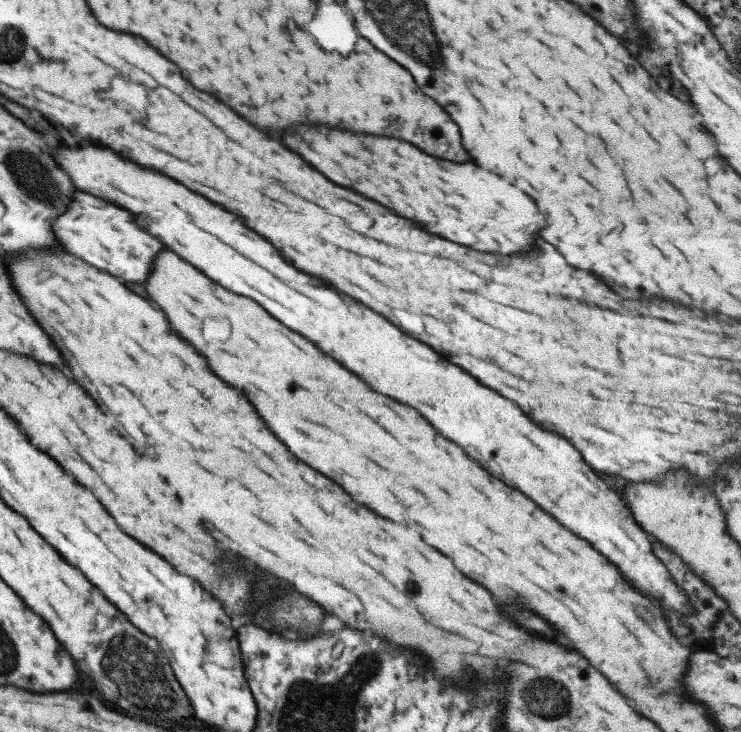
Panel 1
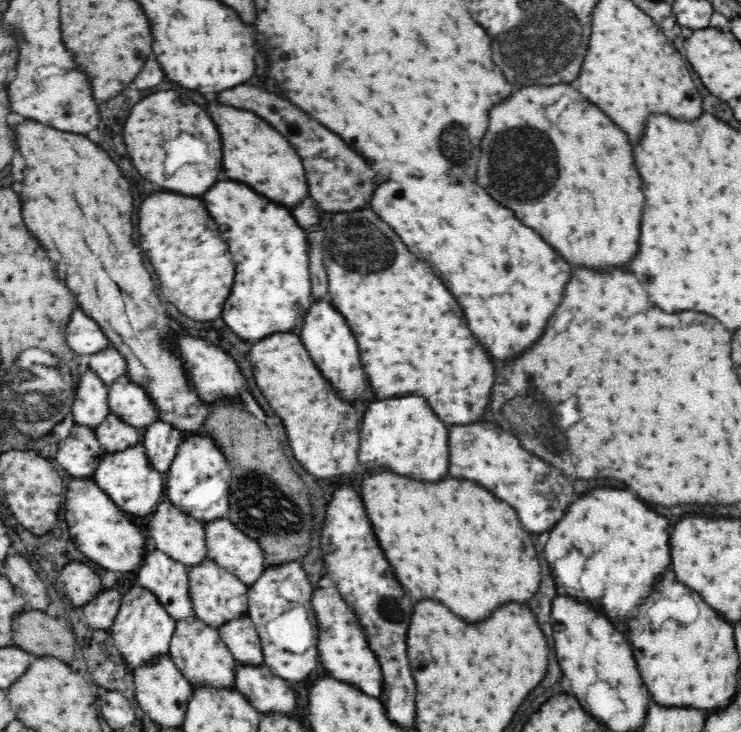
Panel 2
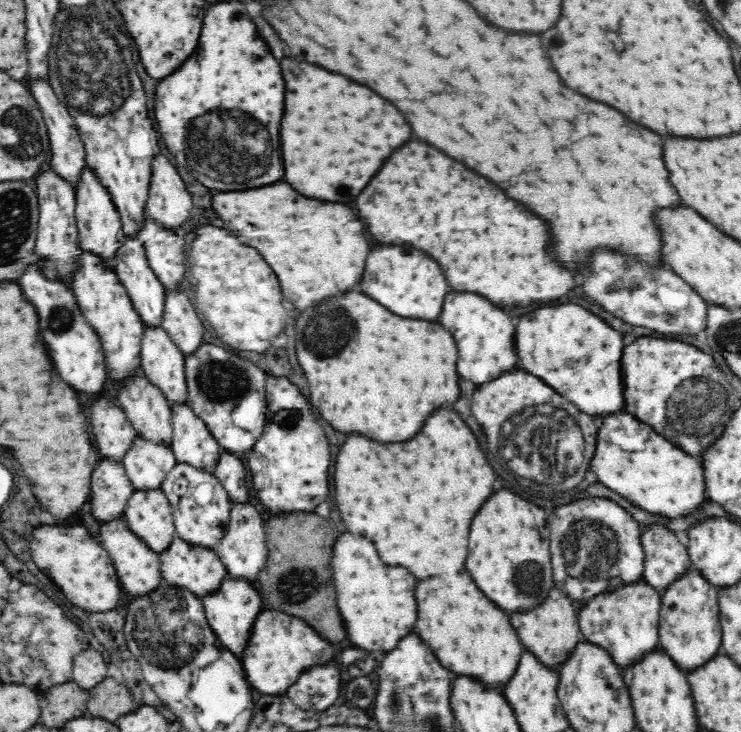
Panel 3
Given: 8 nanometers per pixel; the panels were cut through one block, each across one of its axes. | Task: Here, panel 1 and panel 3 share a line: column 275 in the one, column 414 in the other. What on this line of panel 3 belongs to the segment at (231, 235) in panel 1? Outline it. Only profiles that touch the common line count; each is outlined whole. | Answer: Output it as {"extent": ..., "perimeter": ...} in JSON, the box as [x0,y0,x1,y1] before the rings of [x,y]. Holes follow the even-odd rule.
{"extent":[360,248,450,320],"perimeter":[[[376,248],[368,256],[366,274],[360,282],[360,290],[388,312],[400,318],[412,320],[438,320],[446,294],[450,292],[440,266],[414,248]]]}

